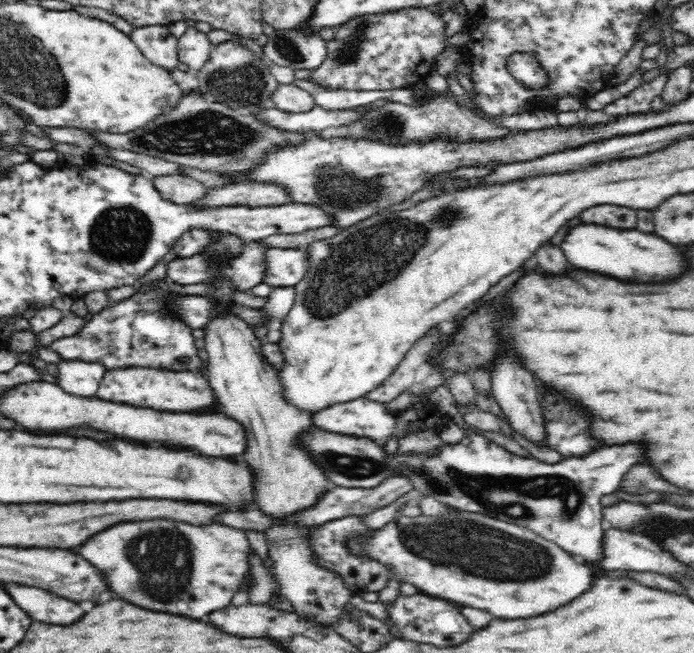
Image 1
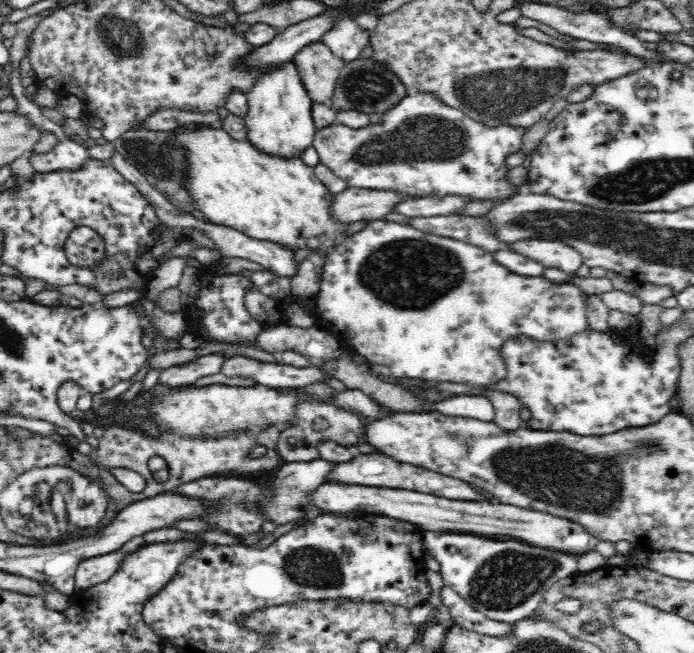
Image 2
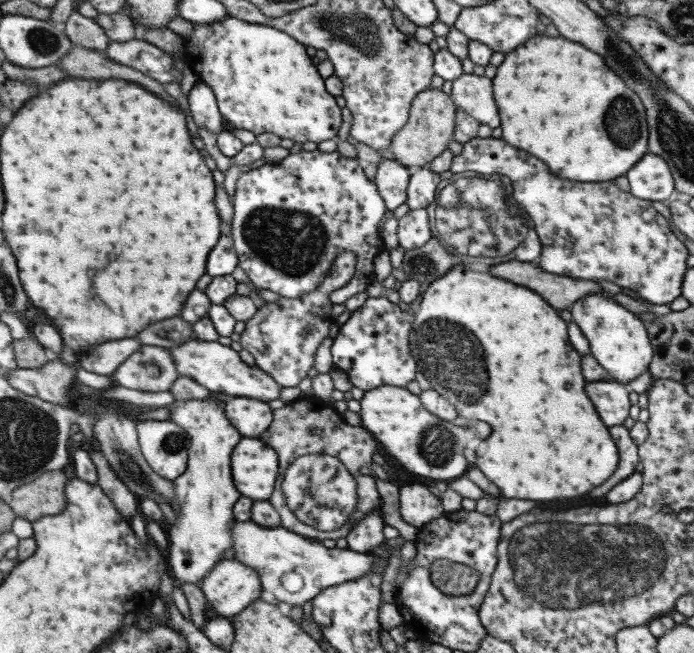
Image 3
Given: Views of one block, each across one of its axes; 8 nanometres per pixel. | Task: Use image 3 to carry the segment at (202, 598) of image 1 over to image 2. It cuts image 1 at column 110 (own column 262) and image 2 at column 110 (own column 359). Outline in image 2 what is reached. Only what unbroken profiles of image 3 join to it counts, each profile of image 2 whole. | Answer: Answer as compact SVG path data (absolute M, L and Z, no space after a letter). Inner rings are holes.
M136 536L116 552L82 560L75 569L74 590L87 589L110 580L120 570L124 558L128 554L137 552L145 544L143 536Z

